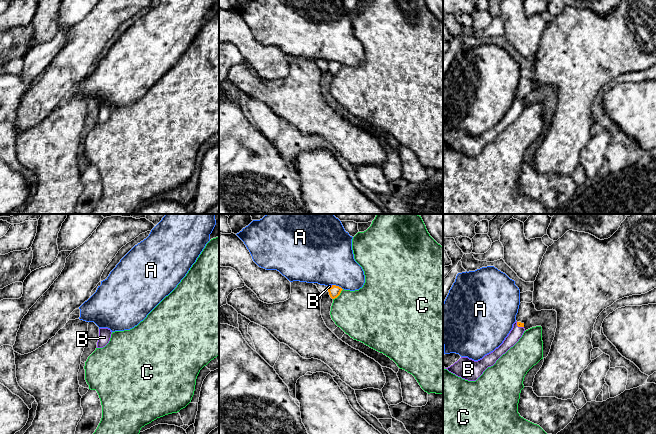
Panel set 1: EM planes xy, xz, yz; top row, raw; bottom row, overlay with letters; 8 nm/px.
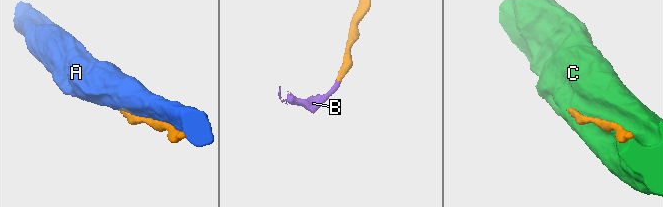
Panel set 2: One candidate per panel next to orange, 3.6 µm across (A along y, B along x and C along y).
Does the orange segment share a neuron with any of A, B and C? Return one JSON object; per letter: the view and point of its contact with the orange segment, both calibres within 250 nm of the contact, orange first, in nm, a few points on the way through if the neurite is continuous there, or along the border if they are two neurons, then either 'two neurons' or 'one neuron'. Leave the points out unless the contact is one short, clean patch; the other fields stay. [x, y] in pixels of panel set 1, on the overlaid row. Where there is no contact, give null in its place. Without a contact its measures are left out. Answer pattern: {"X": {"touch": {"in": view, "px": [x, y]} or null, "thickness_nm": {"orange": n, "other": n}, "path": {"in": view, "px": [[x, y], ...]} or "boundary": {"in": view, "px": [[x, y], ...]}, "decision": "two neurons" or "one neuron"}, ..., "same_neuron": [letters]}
{"A": {"touch": {"in": "xz", "px": [337, 286]}, "thickness_nm": {"orange": 90, "other": 440}, "decision": "two neurons"}, "B": {"touch": {"in": "yz", "px": [519, 326]}, "thickness_nm": {"orange": 50, "other": 100}, "path": {"in": "yz", "px": [[519, 324], [519, 326], [516, 333]]}, "decision": "one neuron"}, "C": {"touch": {"in": "xz", "px": [338, 295]}, "thickness_nm": {"orange": 90, "other": 400}, "decision": "two neurons"}, "same_neuron": ["B"]}

